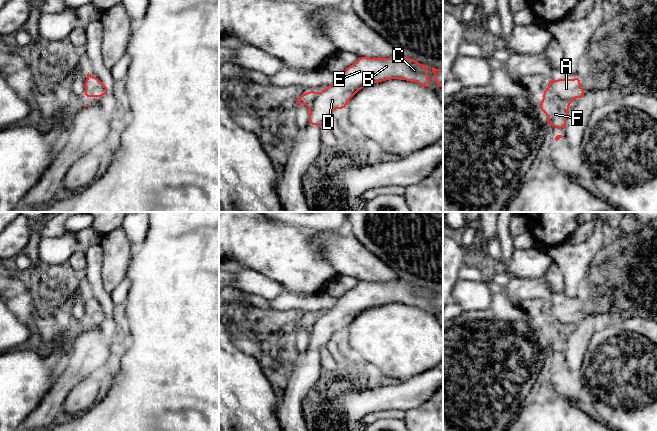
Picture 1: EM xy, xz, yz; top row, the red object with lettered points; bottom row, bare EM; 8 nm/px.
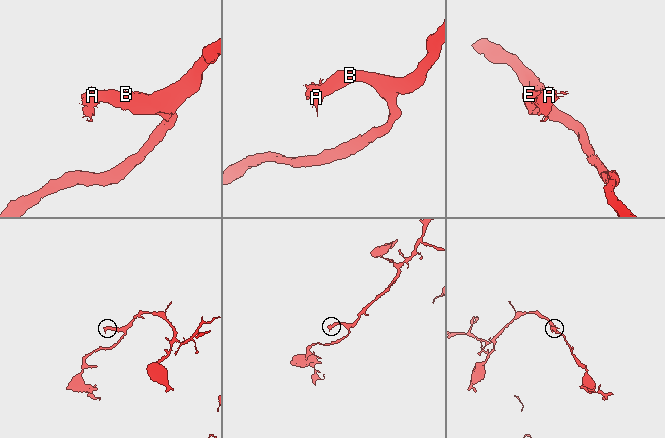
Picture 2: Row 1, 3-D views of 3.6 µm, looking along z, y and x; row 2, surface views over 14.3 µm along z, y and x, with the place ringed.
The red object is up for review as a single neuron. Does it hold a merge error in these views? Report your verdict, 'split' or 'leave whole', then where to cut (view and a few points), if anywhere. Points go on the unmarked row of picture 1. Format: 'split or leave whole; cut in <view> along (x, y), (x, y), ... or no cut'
leave whole; no cut

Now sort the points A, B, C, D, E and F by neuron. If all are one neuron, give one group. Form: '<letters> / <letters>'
A B C D E F

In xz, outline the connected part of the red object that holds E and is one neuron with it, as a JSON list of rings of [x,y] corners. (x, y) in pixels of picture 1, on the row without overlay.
[[[399,280],[397,282],[369,282],[359,281],[358,284],[349,290],[343,297],[337,300],[337,303],[325,312],[321,317],[316,315],[309,315],[302,318],[296,329],[305,328],[310,333],[309,348],[321,351],[325,347],[332,344],[332,335],[336,332],[345,333],[348,325],[363,311],[386,305],[389,303],[404,303],[406,305],[413,305],[427,312],[430,312],[431,306],[425,294],[430,290],[423,290],[417,285]]]

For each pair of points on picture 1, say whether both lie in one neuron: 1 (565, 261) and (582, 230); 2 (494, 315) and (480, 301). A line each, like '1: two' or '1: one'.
1: two
2: two

